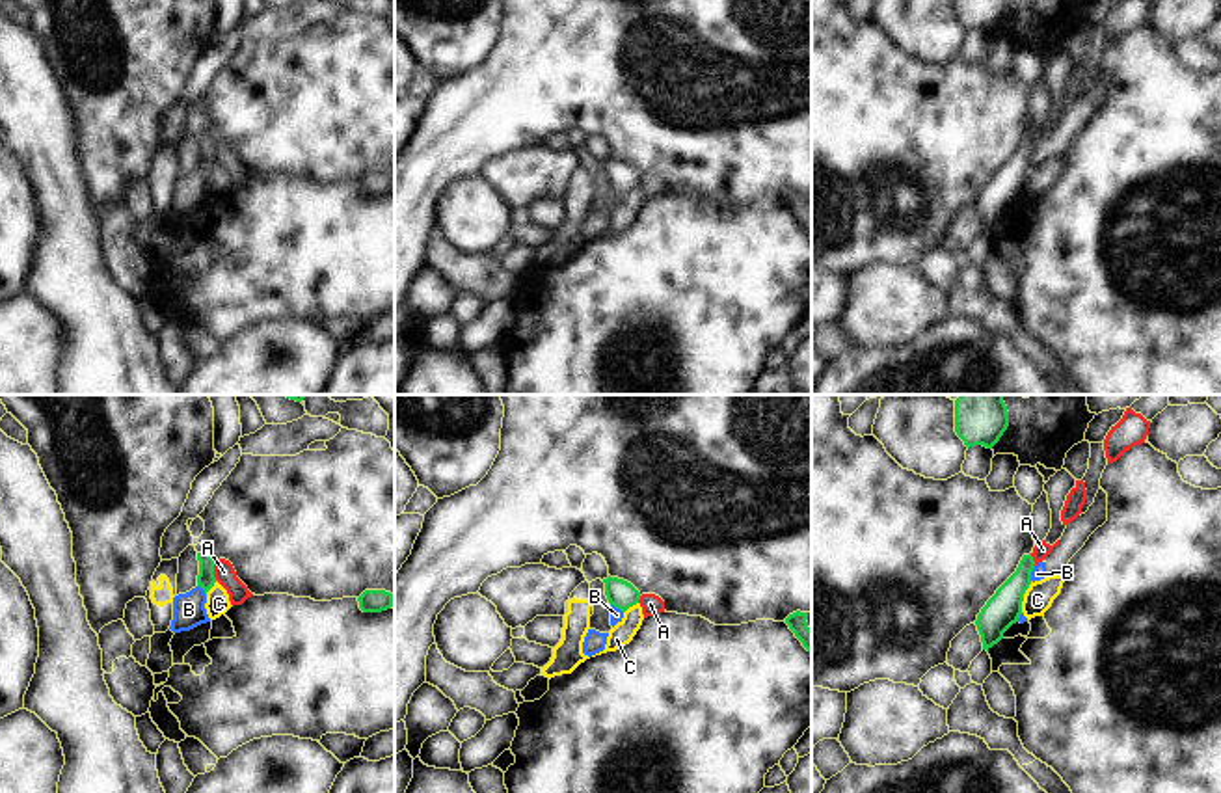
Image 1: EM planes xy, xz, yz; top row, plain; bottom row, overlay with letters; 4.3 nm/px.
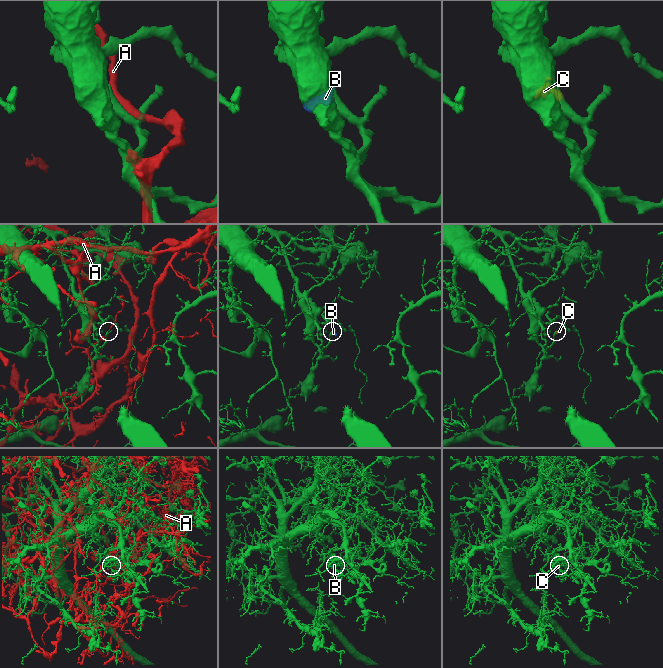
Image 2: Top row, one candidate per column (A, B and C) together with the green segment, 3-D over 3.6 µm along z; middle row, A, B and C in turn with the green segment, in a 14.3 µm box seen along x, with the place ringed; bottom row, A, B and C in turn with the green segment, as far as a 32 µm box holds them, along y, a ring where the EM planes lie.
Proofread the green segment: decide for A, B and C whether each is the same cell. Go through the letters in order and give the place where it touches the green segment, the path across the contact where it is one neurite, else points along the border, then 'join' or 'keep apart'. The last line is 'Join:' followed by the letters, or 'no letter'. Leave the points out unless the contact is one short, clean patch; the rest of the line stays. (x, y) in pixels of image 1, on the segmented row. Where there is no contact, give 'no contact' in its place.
A: meets green in xy at (213, 570); keep apart
B: meets green in yz at (1030, 574); border along yz (1035, 566), (1030, 579); keep apart
C: meets green in yz at (1022, 598); border along yz (1032, 583), (1020, 611); keep apart
Join: no letter

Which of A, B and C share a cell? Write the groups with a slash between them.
A / B / C

